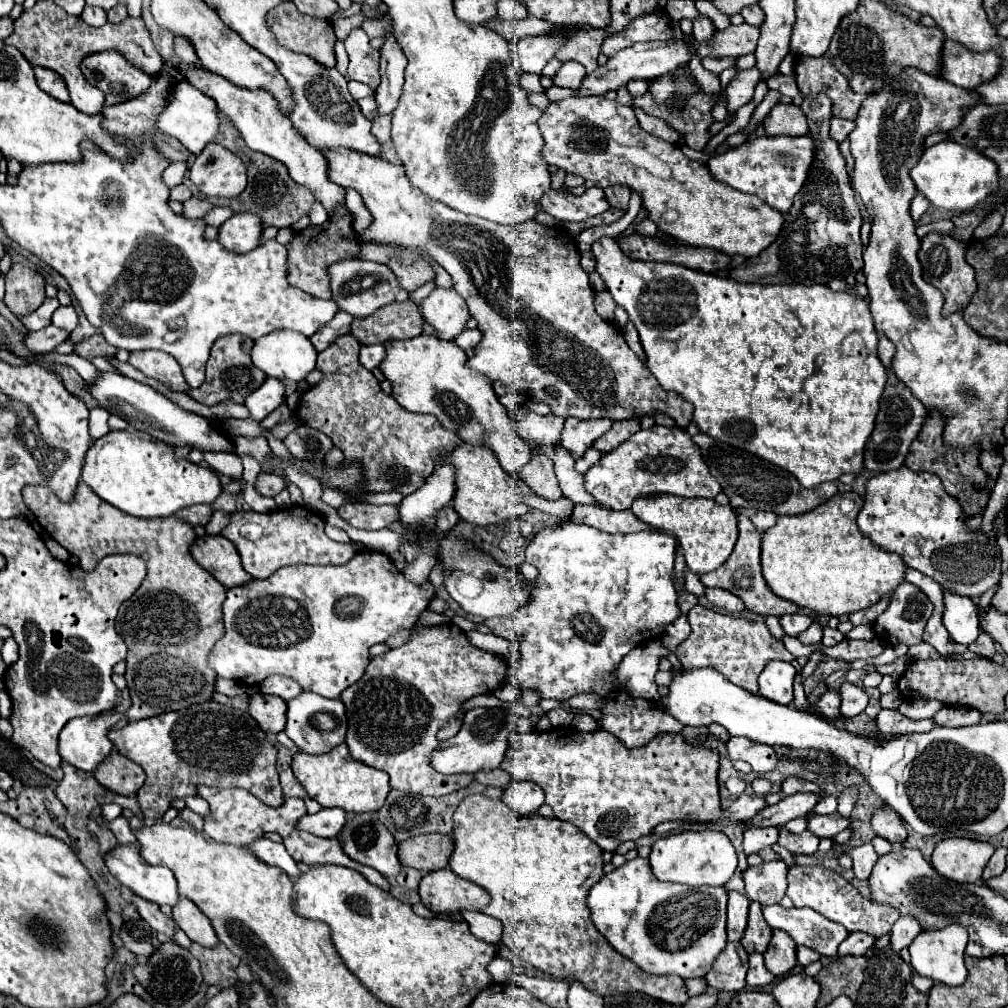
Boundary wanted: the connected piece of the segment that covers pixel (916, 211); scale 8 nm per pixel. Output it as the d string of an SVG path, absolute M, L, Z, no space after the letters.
M917 193L915 199L911 201L911 217L917 221L927 209L929 209L929 201L921 193Z

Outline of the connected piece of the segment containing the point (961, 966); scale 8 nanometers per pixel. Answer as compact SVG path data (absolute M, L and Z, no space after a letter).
M955 923L955 925L947 925L943 929L925 929L909 945L911 967L919 975L931 977L937 983L955 985L955 987L963 985L965 979L967 979L967 969L965 969L965 963L963 963L965 947L967 947L967 929L963 929L963 925Z

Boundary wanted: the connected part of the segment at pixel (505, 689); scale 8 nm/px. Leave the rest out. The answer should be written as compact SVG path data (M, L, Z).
M506 683L497 691L493 691L493 695L498 697L503 702L514 702L521 695L521 690L518 687L512 686L509 683Z

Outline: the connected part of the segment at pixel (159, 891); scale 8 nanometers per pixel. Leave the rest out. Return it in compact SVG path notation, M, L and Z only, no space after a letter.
M117 845L105 853L105 865L111 875L135 895L153 901L157 905L175 905L179 899L177 881L167 867L149 865L141 855L137 845Z

